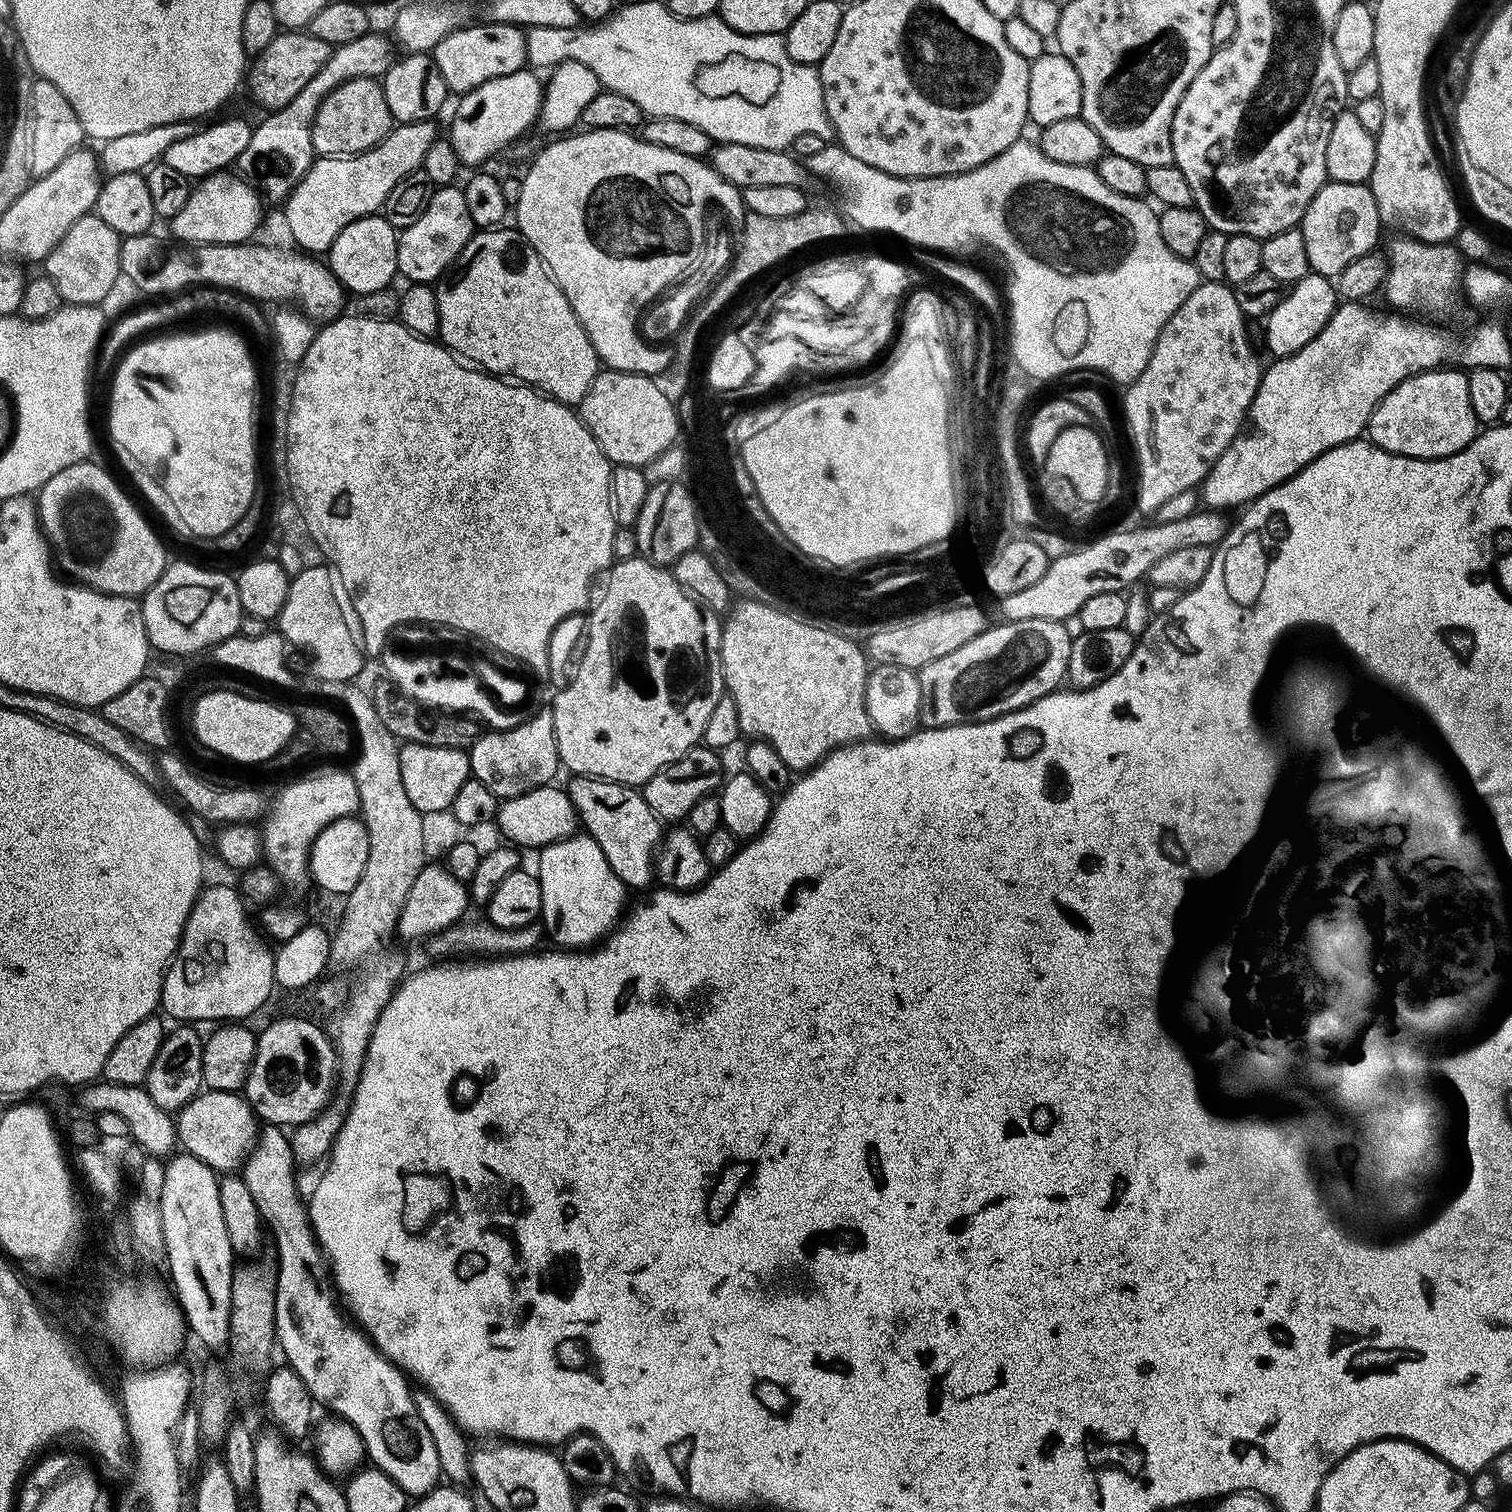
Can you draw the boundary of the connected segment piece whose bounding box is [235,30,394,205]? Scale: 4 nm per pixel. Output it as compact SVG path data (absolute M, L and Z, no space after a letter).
M369 30L363 36L354 38L345 44L333 47L330 58L286 106L269 111L268 116L259 125L253 127L250 146L242 150L236 159L235 167L239 175L251 182L265 201L279 205L287 200L306 170L313 162L312 151L312 117L316 115L318 106L339 84L346 80L355 80L358 76L382 78L394 59L394 40L391 35L383 36L380 32Z

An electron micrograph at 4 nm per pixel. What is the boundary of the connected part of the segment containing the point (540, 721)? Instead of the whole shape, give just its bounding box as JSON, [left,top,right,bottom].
[470,707,562,797]

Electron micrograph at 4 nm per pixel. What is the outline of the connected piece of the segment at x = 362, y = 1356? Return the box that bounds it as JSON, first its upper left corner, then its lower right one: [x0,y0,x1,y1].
[242,1123,442,1498]

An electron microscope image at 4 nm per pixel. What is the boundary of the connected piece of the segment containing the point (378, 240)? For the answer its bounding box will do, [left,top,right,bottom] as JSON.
[326,215,398,294]

